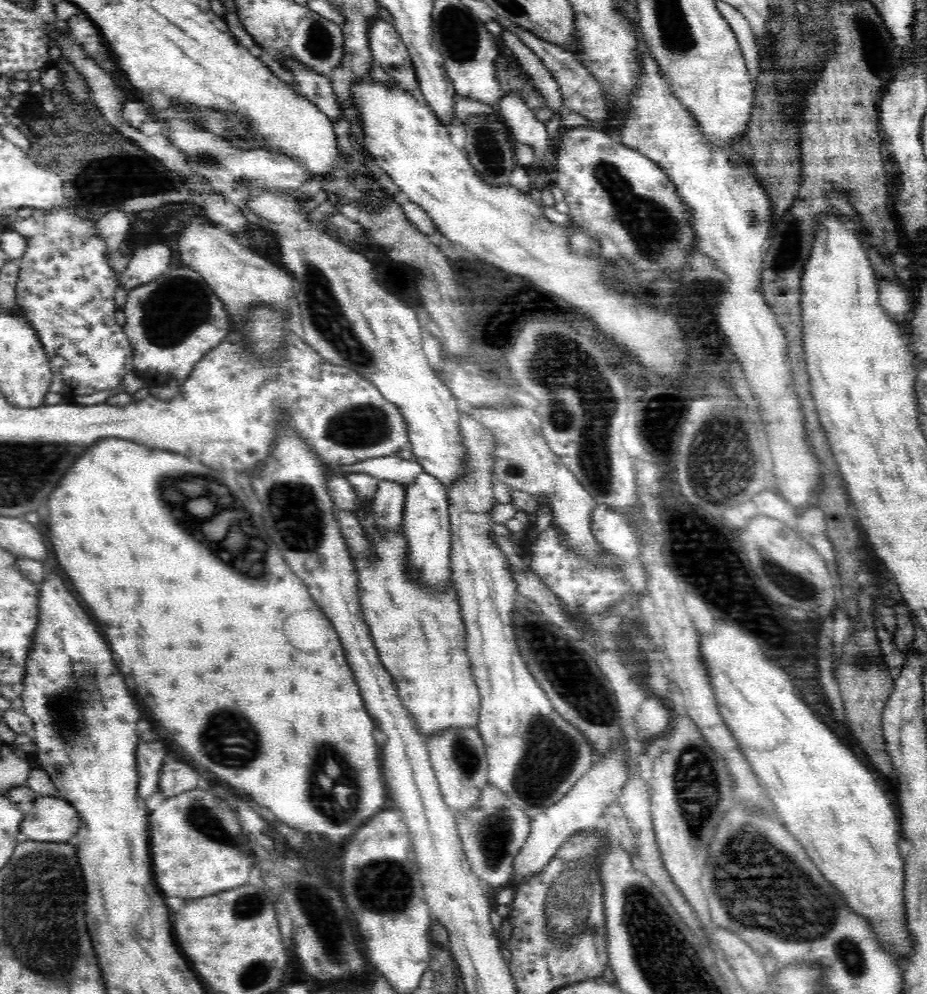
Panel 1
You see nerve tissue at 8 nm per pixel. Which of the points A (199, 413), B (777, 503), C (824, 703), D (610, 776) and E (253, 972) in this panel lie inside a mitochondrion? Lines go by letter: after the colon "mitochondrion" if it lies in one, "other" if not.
A: other
B: other
C: other
D: other
E: mitochondrion

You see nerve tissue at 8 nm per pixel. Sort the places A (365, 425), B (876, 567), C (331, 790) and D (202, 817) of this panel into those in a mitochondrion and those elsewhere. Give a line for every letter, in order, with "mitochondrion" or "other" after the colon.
A: mitochondrion
B: other
C: mitochondrion
D: mitochondrion

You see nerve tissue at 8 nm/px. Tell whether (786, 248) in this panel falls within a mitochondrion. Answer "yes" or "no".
yes

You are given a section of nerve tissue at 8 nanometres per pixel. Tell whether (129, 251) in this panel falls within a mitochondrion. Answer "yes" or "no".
no

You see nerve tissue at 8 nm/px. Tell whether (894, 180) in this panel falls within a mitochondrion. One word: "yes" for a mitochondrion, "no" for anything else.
no

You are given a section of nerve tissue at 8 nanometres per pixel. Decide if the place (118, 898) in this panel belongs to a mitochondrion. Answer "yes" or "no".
no

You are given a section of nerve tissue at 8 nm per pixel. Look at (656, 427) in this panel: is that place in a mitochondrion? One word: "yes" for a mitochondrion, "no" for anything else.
yes

